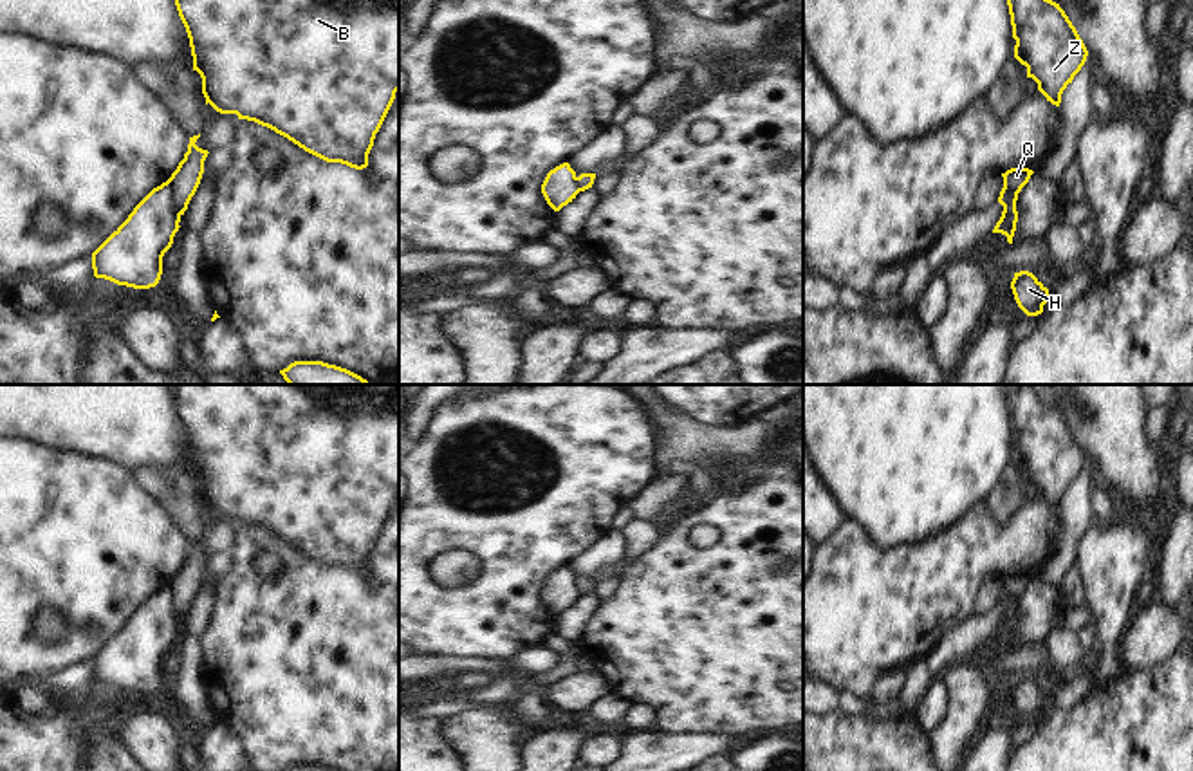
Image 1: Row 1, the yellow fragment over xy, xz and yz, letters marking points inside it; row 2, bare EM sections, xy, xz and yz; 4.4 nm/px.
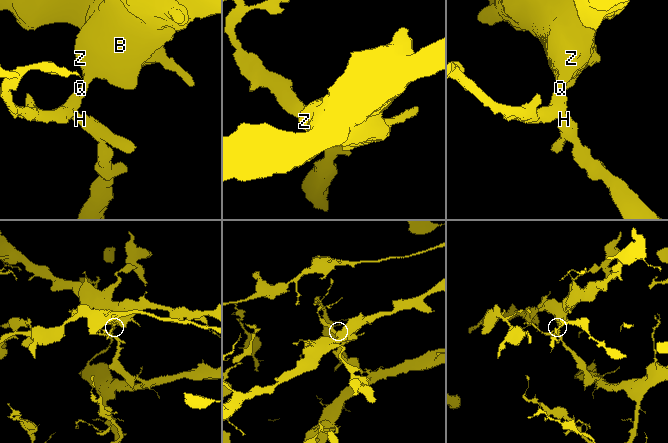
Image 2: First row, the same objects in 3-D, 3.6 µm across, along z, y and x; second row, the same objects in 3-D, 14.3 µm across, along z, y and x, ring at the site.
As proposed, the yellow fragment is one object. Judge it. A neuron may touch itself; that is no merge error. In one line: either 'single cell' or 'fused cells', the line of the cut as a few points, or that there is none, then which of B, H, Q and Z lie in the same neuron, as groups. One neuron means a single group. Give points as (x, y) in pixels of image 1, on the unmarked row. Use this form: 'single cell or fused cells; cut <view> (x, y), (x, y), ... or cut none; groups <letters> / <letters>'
fused cells; cut xy (166, 585), (179, 620); groups B Q Z / H

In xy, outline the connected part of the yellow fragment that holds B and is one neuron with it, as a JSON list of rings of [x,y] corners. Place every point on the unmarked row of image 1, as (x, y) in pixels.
[[[173,385],[173,404],[190,442],[193,475],[202,482],[206,509],[267,531],[327,567],[356,574],[368,571],[375,538],[399,495],[399,385]]]

